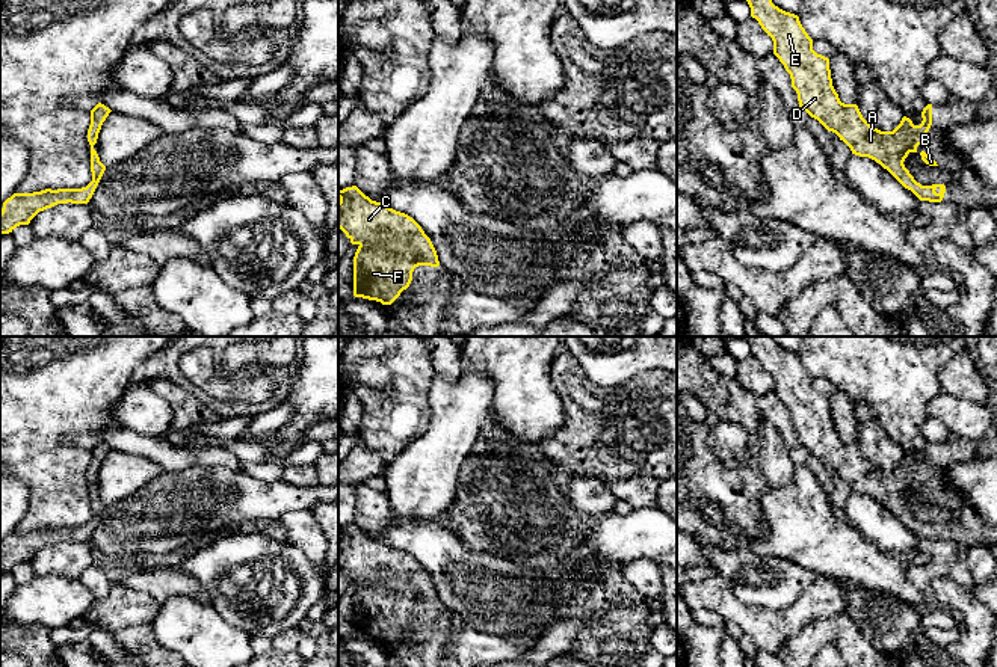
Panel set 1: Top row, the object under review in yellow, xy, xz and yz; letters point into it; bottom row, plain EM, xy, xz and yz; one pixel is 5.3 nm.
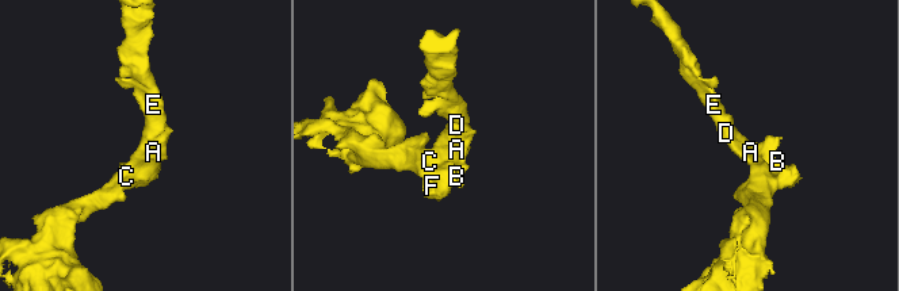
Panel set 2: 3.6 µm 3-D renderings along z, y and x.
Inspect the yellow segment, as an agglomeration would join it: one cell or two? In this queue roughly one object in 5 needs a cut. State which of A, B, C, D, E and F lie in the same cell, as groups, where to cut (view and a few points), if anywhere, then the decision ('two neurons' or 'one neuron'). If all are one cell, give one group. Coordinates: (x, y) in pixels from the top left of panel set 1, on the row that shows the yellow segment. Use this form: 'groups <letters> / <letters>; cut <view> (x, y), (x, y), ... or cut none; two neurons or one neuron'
groups A B C D E F; cut none; one neuron

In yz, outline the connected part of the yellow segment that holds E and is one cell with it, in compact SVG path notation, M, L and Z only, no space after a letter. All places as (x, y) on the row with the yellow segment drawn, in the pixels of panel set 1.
M746 0L751 17L773 41L773 54L790 74L799 107L835 133L860 157L869 157L887 169L920 201L941 202L944 184L921 186L903 161L926 140L932 125L932 104L921 112L921 124L914 125L906 116L893 131L872 127L857 104L844 104L832 86L829 59L813 50L813 39L799 17L775 6L772 0Z

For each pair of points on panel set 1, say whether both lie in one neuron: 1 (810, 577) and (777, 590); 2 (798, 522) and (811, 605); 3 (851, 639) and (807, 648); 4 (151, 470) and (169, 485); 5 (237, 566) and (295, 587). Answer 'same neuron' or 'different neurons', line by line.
1: same neuron
2: different neurons
3: same neuron
4: different neurons
5: same neuron

